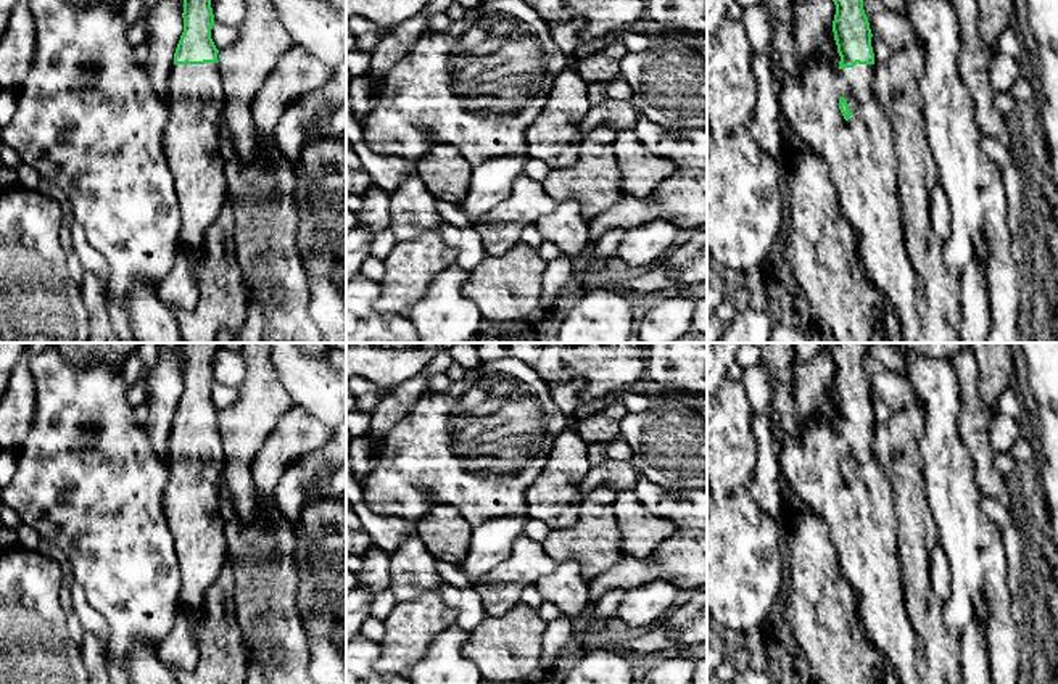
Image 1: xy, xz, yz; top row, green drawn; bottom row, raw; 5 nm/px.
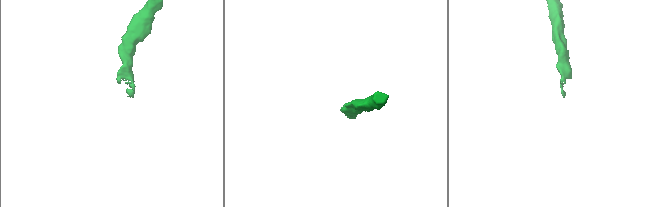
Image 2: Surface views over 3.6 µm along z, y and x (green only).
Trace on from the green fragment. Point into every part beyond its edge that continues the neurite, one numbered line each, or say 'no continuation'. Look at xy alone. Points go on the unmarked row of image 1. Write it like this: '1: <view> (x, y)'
1: xy (192, 509)

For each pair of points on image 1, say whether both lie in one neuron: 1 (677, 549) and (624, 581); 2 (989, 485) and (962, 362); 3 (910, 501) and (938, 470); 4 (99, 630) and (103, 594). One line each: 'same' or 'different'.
1: same
2: same
3: different
4: different

